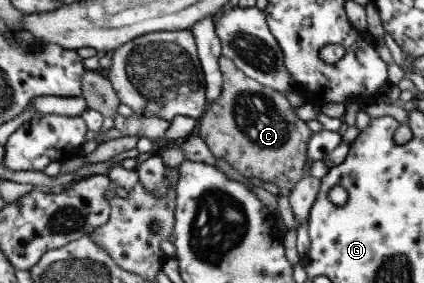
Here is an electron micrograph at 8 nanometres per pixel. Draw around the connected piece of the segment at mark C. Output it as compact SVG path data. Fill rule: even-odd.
M221 56L218 61L222 73L221 95L217 101L206 105L203 115L198 120L197 136L208 149L210 158L229 163L240 173L256 183L267 182L289 191L304 178L304 165L308 163L308 144L312 130L300 119L283 92L265 87L262 83L247 77L228 57Z

